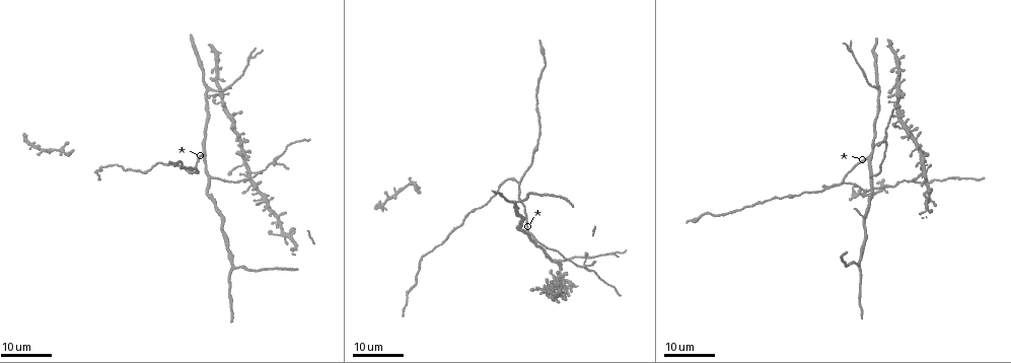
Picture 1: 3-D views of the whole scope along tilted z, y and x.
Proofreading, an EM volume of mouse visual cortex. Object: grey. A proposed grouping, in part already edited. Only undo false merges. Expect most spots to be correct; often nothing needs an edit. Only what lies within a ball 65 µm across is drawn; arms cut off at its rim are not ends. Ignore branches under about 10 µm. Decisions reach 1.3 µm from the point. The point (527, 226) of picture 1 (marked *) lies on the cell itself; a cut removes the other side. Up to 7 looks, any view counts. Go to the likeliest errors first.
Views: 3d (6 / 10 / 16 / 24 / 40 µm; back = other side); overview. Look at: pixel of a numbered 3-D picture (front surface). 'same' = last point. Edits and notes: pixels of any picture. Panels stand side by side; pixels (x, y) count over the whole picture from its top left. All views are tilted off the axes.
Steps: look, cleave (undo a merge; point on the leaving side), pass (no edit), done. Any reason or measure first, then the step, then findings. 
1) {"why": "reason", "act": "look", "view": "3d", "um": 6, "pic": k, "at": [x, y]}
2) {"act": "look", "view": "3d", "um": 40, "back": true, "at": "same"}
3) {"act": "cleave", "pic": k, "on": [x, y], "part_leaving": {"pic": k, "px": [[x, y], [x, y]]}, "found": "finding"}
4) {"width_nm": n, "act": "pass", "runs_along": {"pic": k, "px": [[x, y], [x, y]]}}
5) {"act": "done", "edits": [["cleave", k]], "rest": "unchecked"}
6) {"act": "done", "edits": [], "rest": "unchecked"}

{"why": "three arms meet", "act": "look", "view": "3d", "um": 24, "pic": 1, "at": [824, 189]}

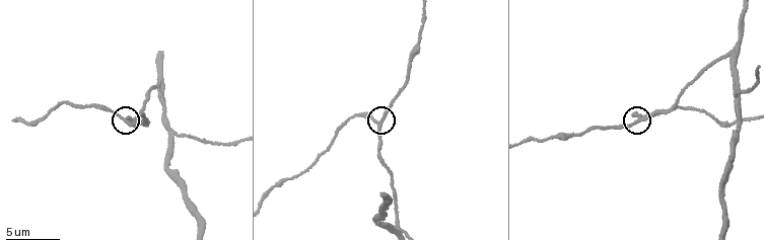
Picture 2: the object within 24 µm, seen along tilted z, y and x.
{"act": "look", "view": "3d", "um": 6, "pic": 2, "at": [640, 118]}

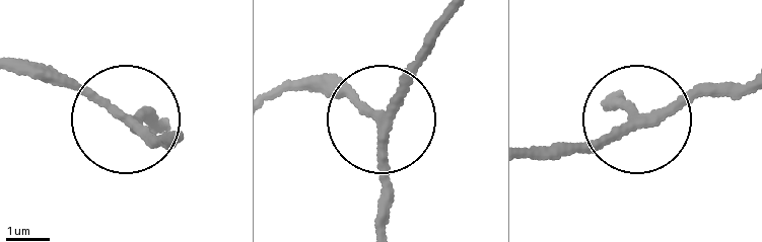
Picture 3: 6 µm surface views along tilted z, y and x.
{"act": "pass", "runs_along": {"pic": 3, "px": [[385, 225], [389, 123], [426, 46]]}, "found": "all the same cell"}

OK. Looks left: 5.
{"why": "two arms in line, one across", "act": "look", "view": "3d", "um": 10, "pic": 2, "at": [161, 94]}

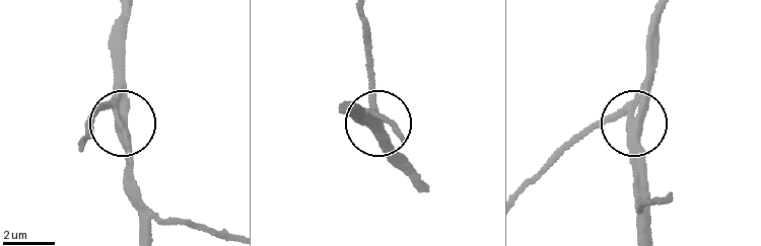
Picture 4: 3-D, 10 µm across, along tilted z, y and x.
{"side_arm_um": 52, "act": "pass", "runs_along": {"pic": 4, "px": [[601, 119], [622, 118], [630, 127], [636, 191]]}, "found": "one cell here"}

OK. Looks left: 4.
{"why": "three arms meet", "act": "look", "view": "3d", "um": 16, "pic": 1, "at": [553, 259]}

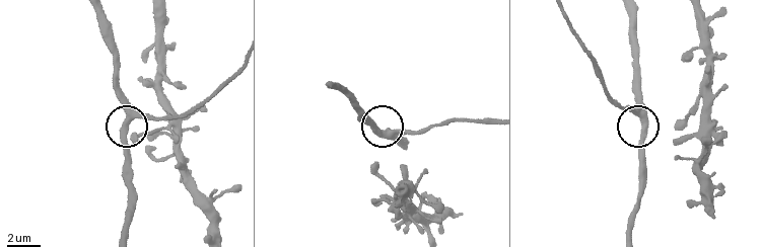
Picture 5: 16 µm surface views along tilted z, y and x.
{"why": "zoom in", "act": "look", "view": "3d", "um": 10, "pic": 5, "at": [644, 123]}

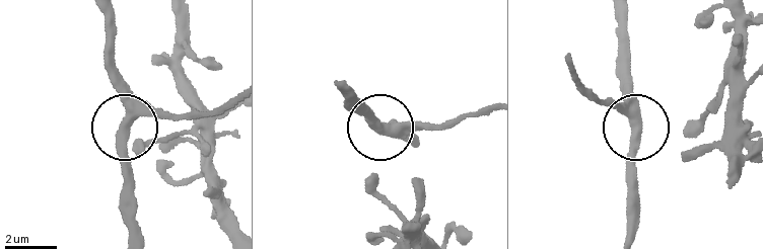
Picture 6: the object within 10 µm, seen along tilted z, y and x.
{"width_nm": 300, "act": "pass", "runs_along": {"pic": 6, "px": [[627, 238], [627, 163], [635, 133], [606, 99]]}, "found": "continuous, no second cell"}

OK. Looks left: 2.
{"act": "done", "edits": [], "rest": "unchecked"}

